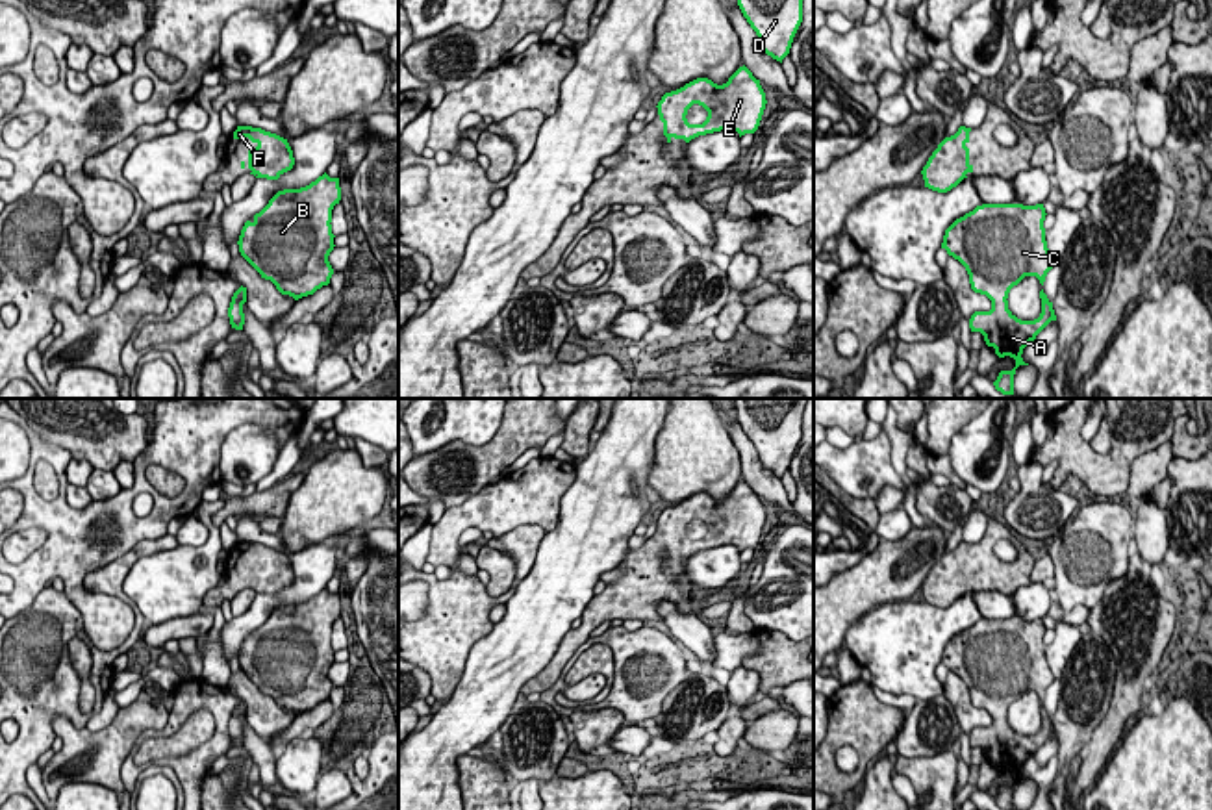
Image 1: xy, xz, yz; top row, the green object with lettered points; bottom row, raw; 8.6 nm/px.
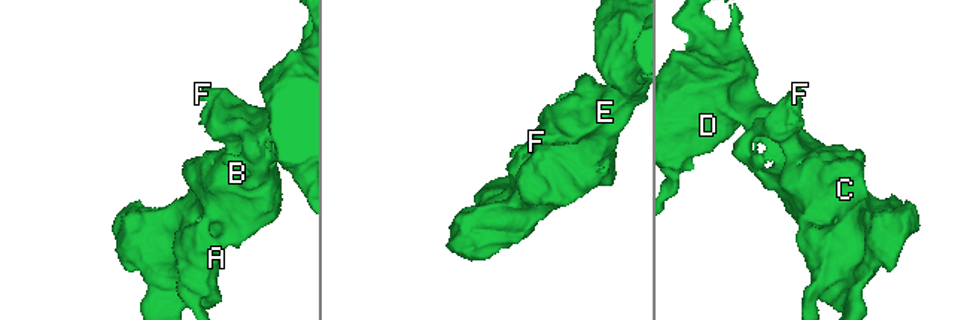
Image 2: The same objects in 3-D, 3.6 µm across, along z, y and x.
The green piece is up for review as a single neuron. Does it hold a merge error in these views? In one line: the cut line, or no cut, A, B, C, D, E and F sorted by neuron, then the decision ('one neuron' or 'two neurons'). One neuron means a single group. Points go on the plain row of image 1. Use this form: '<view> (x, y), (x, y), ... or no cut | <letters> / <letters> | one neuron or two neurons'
no cut | A B C D E F | one neuron

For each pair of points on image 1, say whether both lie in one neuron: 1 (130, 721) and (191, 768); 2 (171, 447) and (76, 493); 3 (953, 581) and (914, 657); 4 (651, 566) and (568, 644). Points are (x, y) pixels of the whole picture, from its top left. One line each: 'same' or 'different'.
1: different
2: different
3: different
4: same

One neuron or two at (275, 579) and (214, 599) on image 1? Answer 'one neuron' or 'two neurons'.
one neuron

